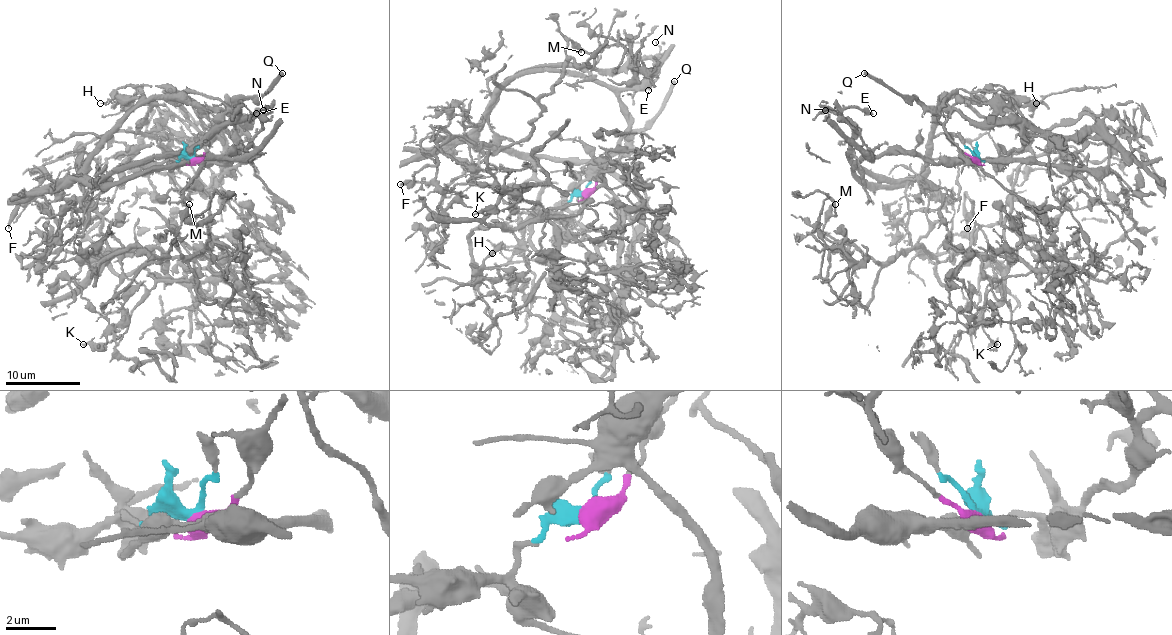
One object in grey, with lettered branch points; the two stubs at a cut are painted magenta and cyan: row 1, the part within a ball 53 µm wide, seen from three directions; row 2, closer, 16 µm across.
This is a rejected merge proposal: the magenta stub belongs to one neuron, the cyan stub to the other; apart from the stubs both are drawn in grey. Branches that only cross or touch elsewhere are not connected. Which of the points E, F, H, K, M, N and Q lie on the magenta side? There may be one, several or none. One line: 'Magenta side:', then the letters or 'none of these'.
Magenta side: E, H, N, Q

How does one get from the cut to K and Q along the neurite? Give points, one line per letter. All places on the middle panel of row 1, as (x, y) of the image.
K: (583, 193), (602, 323), (546, 265), (472, 259), (497, 222), (557, 252), (540, 205), (474, 214)
Q: (583, 191), (589, 191), (600, 176), (600, 169), (658, 113), (673, 81)

